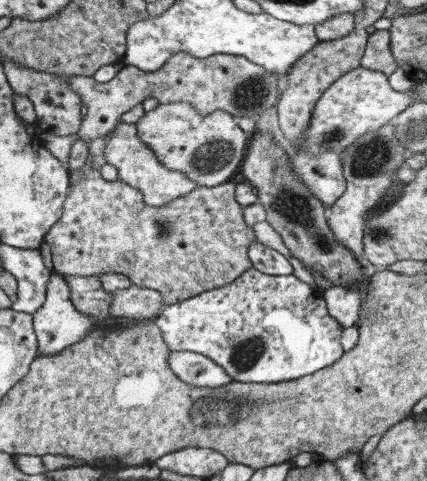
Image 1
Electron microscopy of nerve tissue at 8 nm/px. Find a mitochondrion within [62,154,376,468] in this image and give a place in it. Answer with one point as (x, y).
(209, 411)

